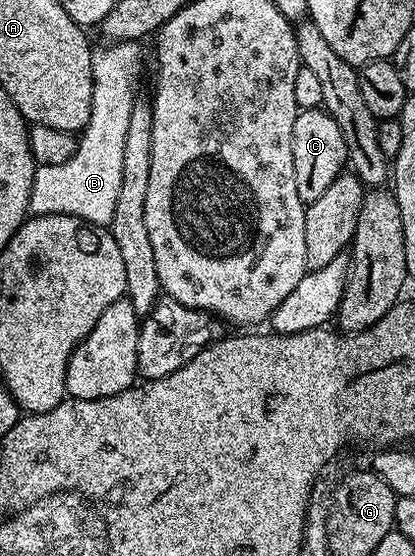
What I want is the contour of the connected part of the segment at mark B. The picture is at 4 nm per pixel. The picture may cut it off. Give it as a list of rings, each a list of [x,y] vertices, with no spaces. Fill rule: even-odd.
[[[111,42],[106,47],[94,51],[92,61],[92,113],[88,117],[86,130],[81,132],[78,148],[64,165],[35,166],[30,190],[31,216],[35,215],[75,215],[86,223],[109,225],[116,209],[116,196],[120,194],[120,176],[124,166],[124,140],[128,134],[128,117],[132,117],[132,105],[136,101],[134,82],[138,79],[138,58],[142,51],[137,42]]]

